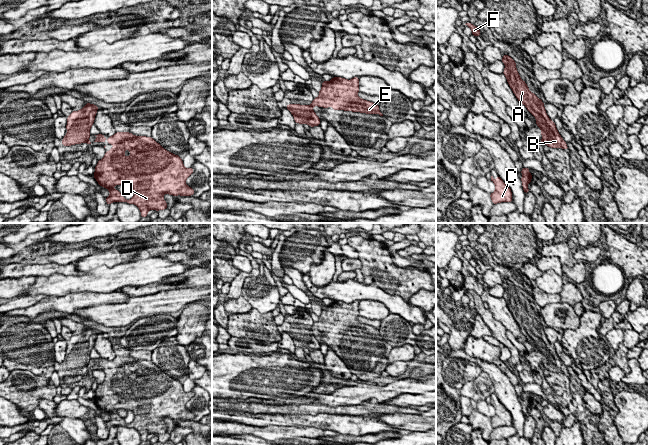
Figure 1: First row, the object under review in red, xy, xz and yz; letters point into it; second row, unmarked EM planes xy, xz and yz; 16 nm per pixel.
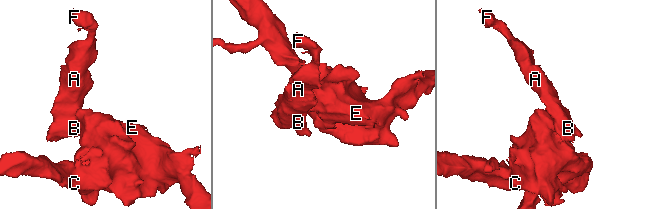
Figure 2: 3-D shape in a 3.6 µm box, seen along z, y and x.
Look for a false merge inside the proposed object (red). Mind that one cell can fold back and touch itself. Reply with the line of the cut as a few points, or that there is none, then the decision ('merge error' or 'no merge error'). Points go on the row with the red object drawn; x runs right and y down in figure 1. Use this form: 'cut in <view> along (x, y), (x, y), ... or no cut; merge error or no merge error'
cut in yz along (542, 140), (544, 143); merge error

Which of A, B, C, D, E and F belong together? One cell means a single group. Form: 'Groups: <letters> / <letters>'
Groups: A B F / C D E

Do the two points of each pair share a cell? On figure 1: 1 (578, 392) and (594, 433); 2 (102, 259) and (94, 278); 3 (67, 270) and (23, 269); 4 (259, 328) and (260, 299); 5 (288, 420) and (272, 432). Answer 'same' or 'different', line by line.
1: same
2: different
3: same
4: different
5: different

